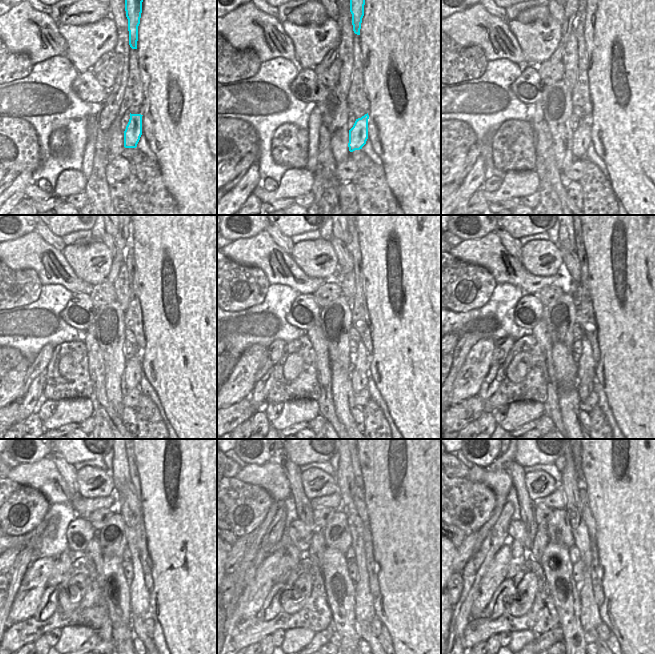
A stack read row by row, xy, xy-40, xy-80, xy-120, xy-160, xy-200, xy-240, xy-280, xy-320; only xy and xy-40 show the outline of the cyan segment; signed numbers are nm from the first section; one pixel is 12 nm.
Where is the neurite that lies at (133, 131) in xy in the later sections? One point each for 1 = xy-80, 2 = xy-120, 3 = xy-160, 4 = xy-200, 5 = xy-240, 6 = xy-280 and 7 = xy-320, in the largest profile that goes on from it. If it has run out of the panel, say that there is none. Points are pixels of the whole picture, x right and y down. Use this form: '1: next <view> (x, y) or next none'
1: next xy-80 (581, 136)
2: next xy-120 (133, 368)
3: next xy-160 (359, 379)
4: next xy-200 (584, 389)
5: next xy-240 (138, 628)
6: next xy-280 (365, 632)
7: next xy-320 (592, 636)

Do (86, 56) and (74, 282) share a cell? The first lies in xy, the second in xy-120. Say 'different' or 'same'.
different

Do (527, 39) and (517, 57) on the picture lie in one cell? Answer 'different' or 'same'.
different

